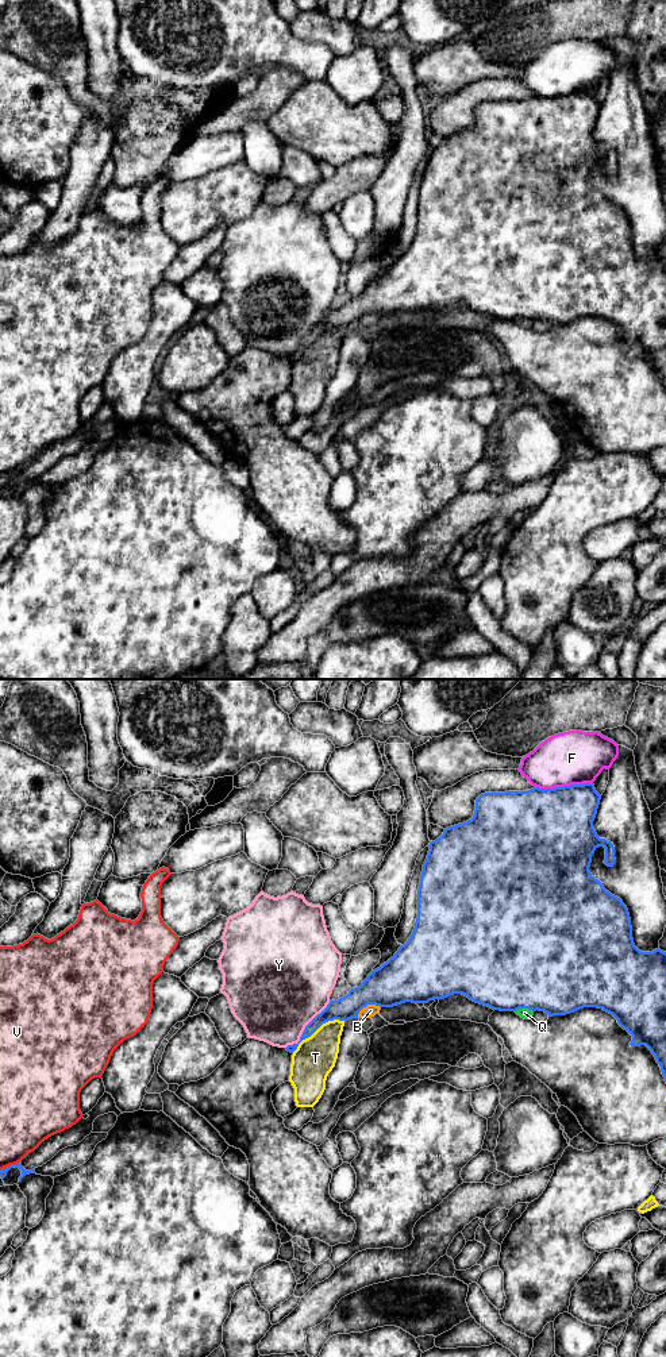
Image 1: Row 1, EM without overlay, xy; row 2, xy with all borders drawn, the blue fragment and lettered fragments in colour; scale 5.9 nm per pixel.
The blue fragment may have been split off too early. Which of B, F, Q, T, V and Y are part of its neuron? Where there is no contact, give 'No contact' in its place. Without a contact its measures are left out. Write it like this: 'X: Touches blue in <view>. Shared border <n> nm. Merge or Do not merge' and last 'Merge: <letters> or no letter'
B: Touches blue in xy. Shared border 160 nm. Do not merge
F: Touches blue in xy. Shared border 340 nm. Do not merge
Q: Touches blue in xy. Shared border 110 nm. Do not merge
T: Touches blue in xy. Shared border 380 nm. Do not merge
V: Touches blue in xy. Shared border 130 nm. Do not merge
Y: Touches blue in xy. Shared border 400 nm. Do not merge
Merge: no letter

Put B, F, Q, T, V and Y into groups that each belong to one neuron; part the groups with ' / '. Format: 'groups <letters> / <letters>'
groups B / F / Q / T / V / Y

